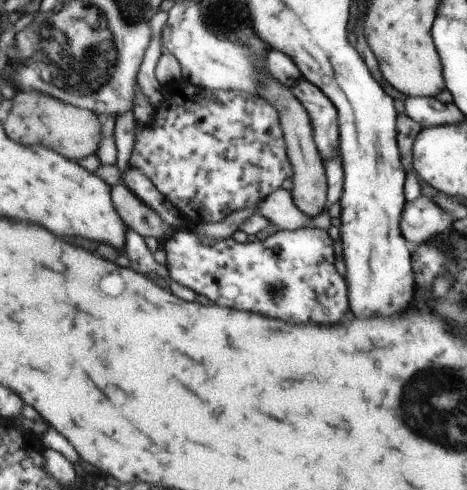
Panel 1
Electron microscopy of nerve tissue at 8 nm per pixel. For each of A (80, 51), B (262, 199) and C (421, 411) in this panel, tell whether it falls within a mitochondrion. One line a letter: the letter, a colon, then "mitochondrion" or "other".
A: mitochondrion
B: other
C: mitochondrion

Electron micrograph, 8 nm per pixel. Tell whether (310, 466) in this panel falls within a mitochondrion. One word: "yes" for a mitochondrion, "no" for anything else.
yes

